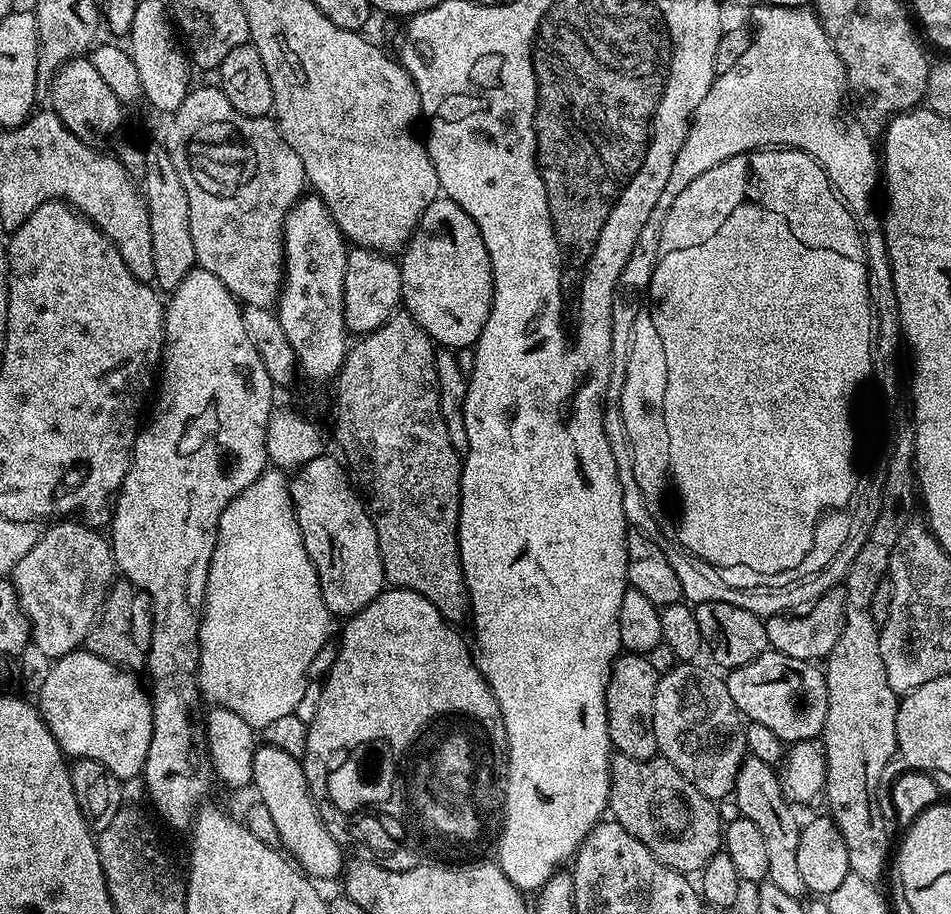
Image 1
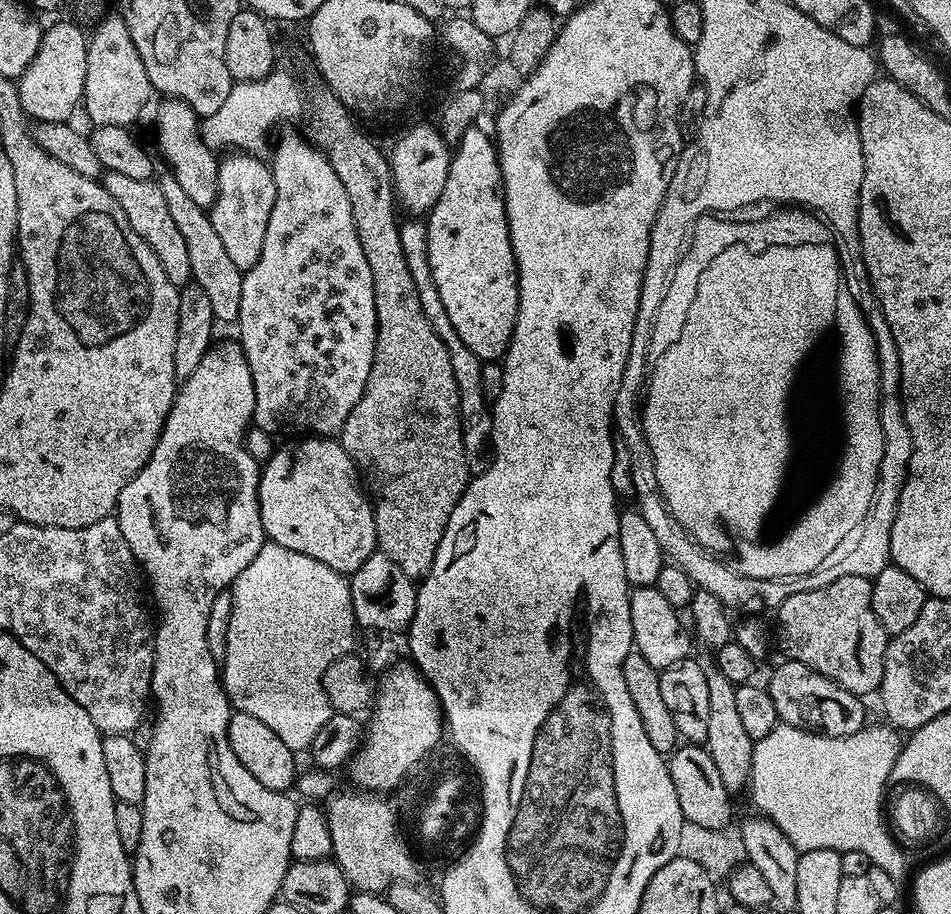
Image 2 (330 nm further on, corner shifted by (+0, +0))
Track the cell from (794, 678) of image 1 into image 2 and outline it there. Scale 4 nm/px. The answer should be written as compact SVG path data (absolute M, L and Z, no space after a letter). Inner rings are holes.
M785 659L766 681L770 698L774 698L774 710L778 710L781 721L807 732L821 732L823 736L853 736L865 727L864 704L859 696L842 690L838 682L810 670L797 660Z

